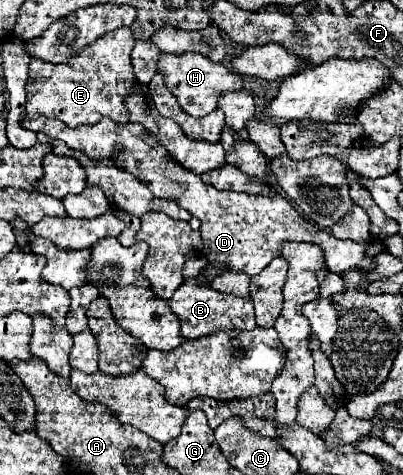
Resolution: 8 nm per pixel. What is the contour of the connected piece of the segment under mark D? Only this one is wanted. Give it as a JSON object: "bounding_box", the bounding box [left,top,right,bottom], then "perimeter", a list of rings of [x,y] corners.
{"bounding_box":[21,115,375,283],"perimeter":[[[39,115],[37,119],[23,117],[21,127],[31,131],[41,131],[49,137],[65,141],[69,147],[83,151],[89,159],[111,159],[119,169],[135,175],[139,181],[143,181],[149,191],[159,199],[171,199],[181,209],[187,209],[193,217],[201,221],[201,237],[203,237],[203,255],[209,259],[211,269],[209,275],[201,275],[203,283],[209,283],[209,277],[213,277],[221,267],[231,267],[235,271],[243,271],[247,275],[257,275],[261,269],[265,269],[279,253],[281,243],[285,241],[305,241],[305,243],[317,243],[325,257],[329,271],[343,273],[347,269],[363,269],[371,271],[375,267],[373,259],[365,255],[369,243],[353,243],[335,239],[329,231],[325,231],[319,225],[309,223],[285,197],[265,197],[265,195],[249,195],[249,193],[233,193],[233,191],[219,191],[215,187],[209,187],[201,181],[199,175],[187,171],[185,167],[179,167],[171,155],[167,155],[167,149],[157,143],[149,145],[147,129],[143,129],[139,123],[127,123],[115,127],[111,119],[101,119],[95,125],[85,127],[67,127],[59,119],[51,119],[45,115]]]}

